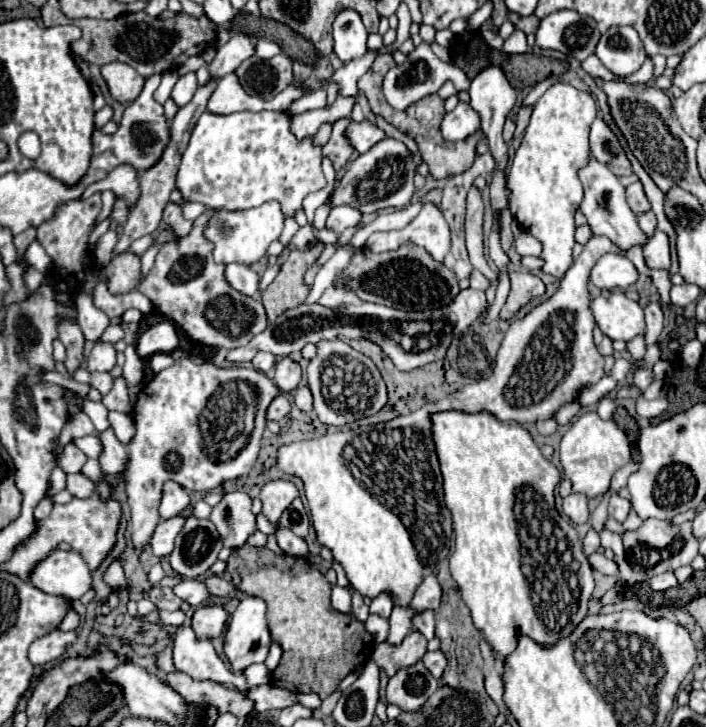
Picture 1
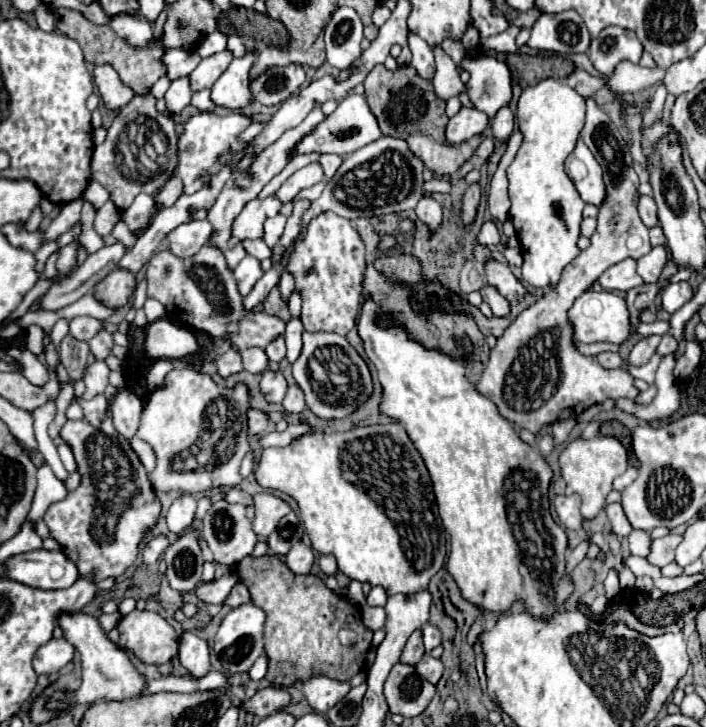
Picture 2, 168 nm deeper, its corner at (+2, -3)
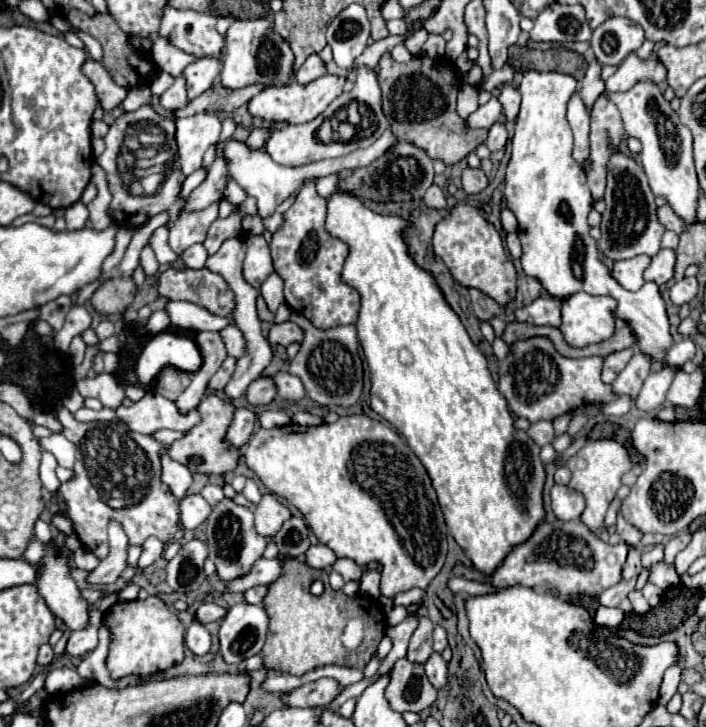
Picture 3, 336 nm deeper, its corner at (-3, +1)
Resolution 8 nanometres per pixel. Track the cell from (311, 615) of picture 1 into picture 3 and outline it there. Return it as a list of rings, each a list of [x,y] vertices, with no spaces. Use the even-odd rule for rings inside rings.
[[[286,559],[284,569],[278,581],[274,581],[264,599],[264,609],[268,613],[268,637],[262,649],[264,667],[290,675],[304,675],[324,665],[354,665],[364,667],[376,653],[376,647],[386,631],[386,613],[378,603],[372,603],[364,597],[346,597],[342,591],[334,591],[326,585],[324,595],[310,595],[310,585],[316,577],[326,577],[322,569],[308,567],[306,583],[306,563],[300,559]],[[348,619],[360,619],[366,627],[364,645],[358,647],[358,653],[348,651],[342,641],[342,629]]]

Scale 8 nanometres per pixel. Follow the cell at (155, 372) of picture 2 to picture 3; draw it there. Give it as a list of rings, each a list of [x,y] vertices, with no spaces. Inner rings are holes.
[[[166,367],[154,381],[154,391],[166,399],[176,399],[188,385],[190,385],[188,373],[174,369],[174,367]]]

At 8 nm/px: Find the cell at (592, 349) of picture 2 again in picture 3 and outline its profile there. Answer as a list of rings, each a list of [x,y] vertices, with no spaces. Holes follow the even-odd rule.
[[[538,297],[530,305],[516,311],[516,321],[524,321],[530,325],[550,325],[560,327],[560,299],[554,297]]]

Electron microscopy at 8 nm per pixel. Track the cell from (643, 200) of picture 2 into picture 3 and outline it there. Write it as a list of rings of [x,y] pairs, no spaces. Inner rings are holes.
[[[668,205],[658,209],[658,217],[660,217],[660,223],[662,223],[666,229],[670,229],[670,231],[674,231],[674,233],[678,233],[678,235],[686,229],[684,219],[680,219]]]

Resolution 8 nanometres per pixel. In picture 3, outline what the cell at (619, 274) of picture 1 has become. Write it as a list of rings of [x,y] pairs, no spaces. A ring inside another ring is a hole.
[[[638,255],[638,257],[632,257],[632,259],[616,261],[614,267],[612,267],[612,273],[620,281],[622,287],[626,287],[630,291],[638,291],[644,285],[642,273],[650,265],[650,261],[652,259],[648,255]]]

